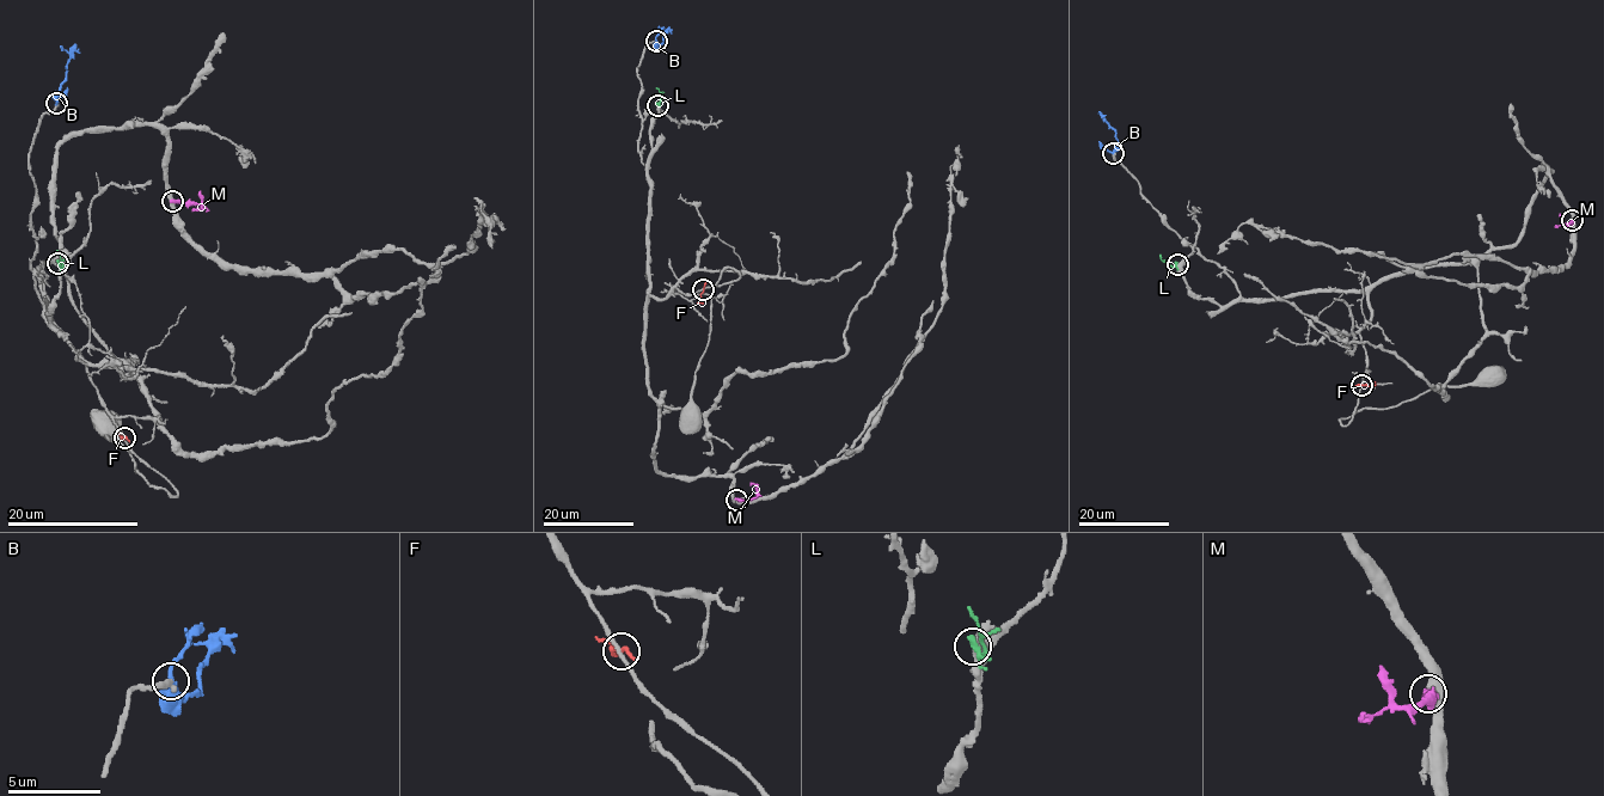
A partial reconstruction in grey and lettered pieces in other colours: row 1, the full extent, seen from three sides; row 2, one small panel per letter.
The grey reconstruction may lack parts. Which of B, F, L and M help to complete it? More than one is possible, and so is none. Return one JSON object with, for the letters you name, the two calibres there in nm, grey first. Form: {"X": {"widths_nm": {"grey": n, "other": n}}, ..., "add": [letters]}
{"B": {"widths_nm": {"grey": 360, "other": 320}}, "add": ["B"]}

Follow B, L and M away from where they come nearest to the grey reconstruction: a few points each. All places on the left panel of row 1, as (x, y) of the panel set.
B: (56, 103), (69, 55), (60, 46)
L: (59, 263), (62, 267), (56, 250)
M: (173, 201), (196, 203), (202, 208), (193, 208)

